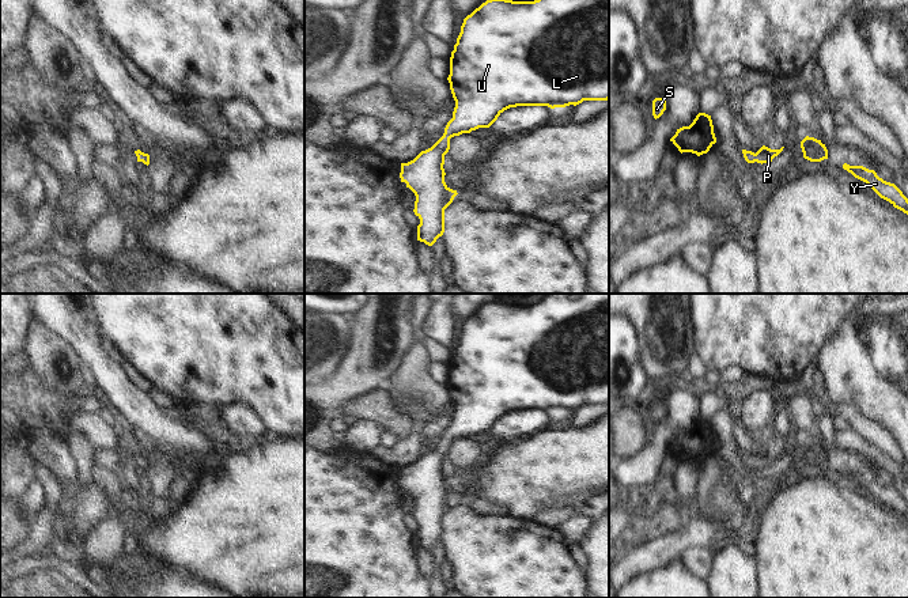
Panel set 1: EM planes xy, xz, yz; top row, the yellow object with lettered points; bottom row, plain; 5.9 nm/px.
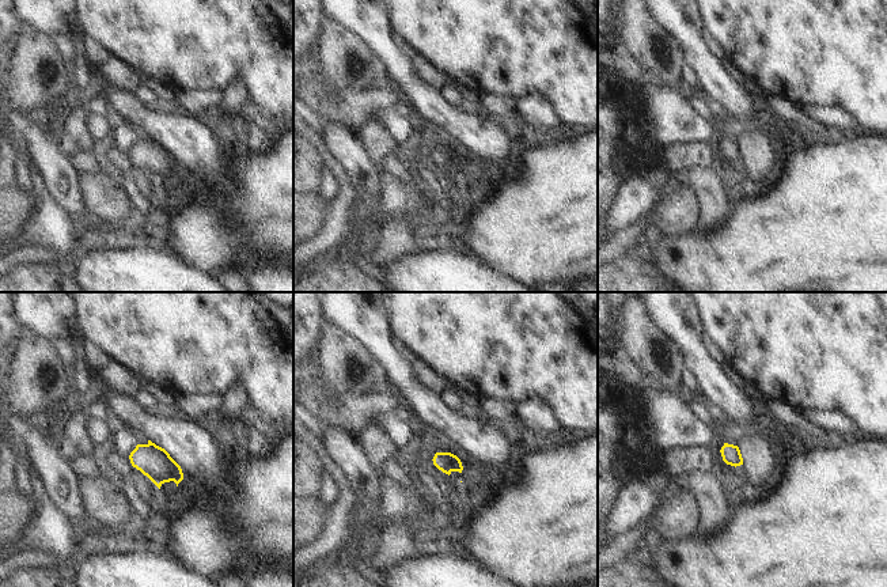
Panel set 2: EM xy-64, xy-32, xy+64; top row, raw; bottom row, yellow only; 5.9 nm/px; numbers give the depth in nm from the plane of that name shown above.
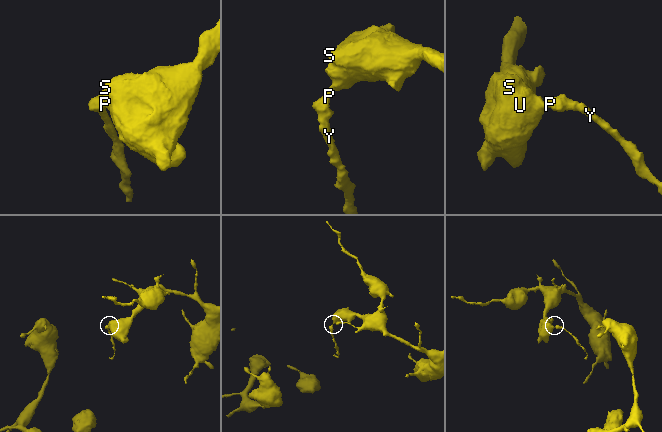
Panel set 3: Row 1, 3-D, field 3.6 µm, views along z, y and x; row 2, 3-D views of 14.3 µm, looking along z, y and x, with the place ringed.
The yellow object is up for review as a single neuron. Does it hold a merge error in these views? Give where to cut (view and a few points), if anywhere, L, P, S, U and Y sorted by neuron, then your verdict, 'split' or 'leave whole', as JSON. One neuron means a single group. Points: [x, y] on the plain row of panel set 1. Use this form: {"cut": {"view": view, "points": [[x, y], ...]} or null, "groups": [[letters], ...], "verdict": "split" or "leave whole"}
{"cut": null, "groups": [["L", "P", "S", "U", "Y"]], "verdict": "leave whole"}

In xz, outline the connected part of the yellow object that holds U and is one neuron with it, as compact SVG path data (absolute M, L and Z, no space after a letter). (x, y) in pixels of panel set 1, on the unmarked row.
M548 294L538 304L512 306L491 303L464 323L461 337L450 362L447 382L455 405L453 423L443 440L413 465L401 468L400 482L415 500L415 519L420 523L417 545L432 550L444 537L444 514L458 499L444 487L444 459L450 454L450 443L470 438L478 432L489 432L510 412L548 410L565 412L583 405L609 404L609 294Z

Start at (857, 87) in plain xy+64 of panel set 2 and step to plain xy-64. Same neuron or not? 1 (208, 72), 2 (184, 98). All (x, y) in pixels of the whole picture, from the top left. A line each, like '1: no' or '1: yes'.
1: yes
2: no

